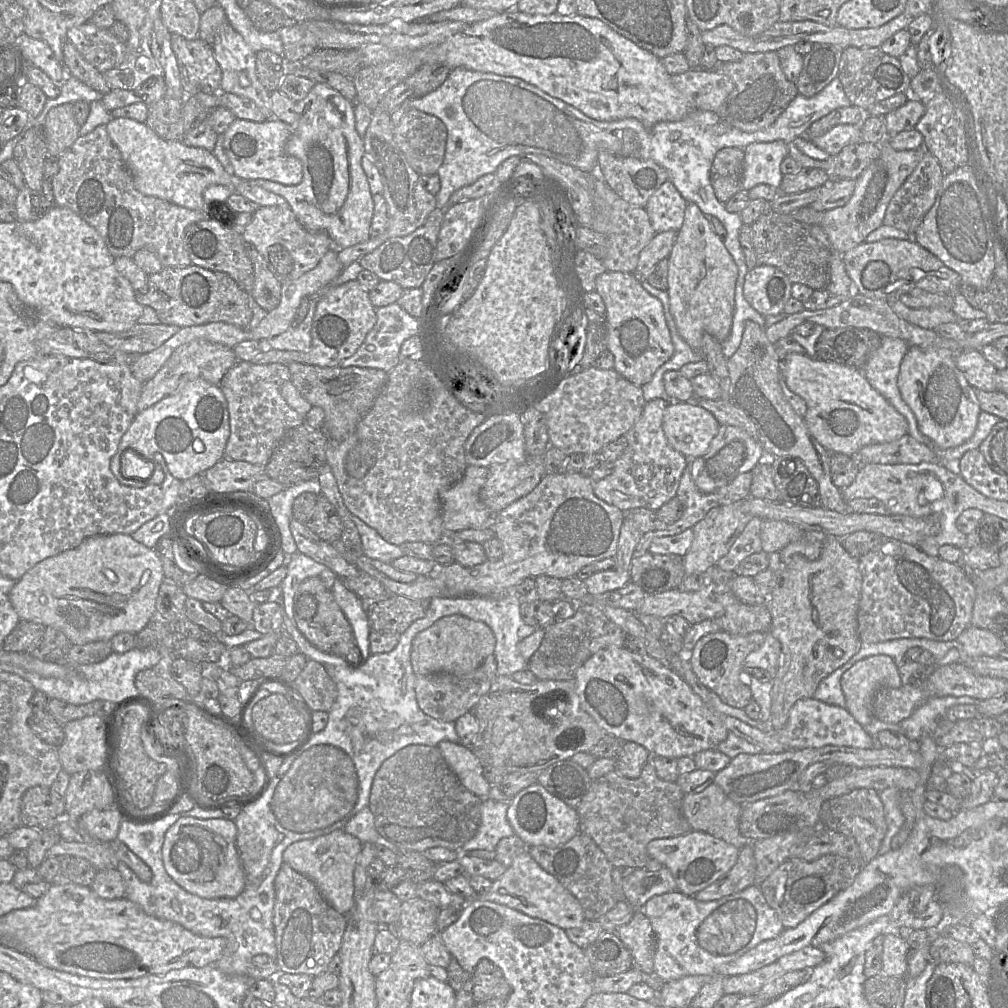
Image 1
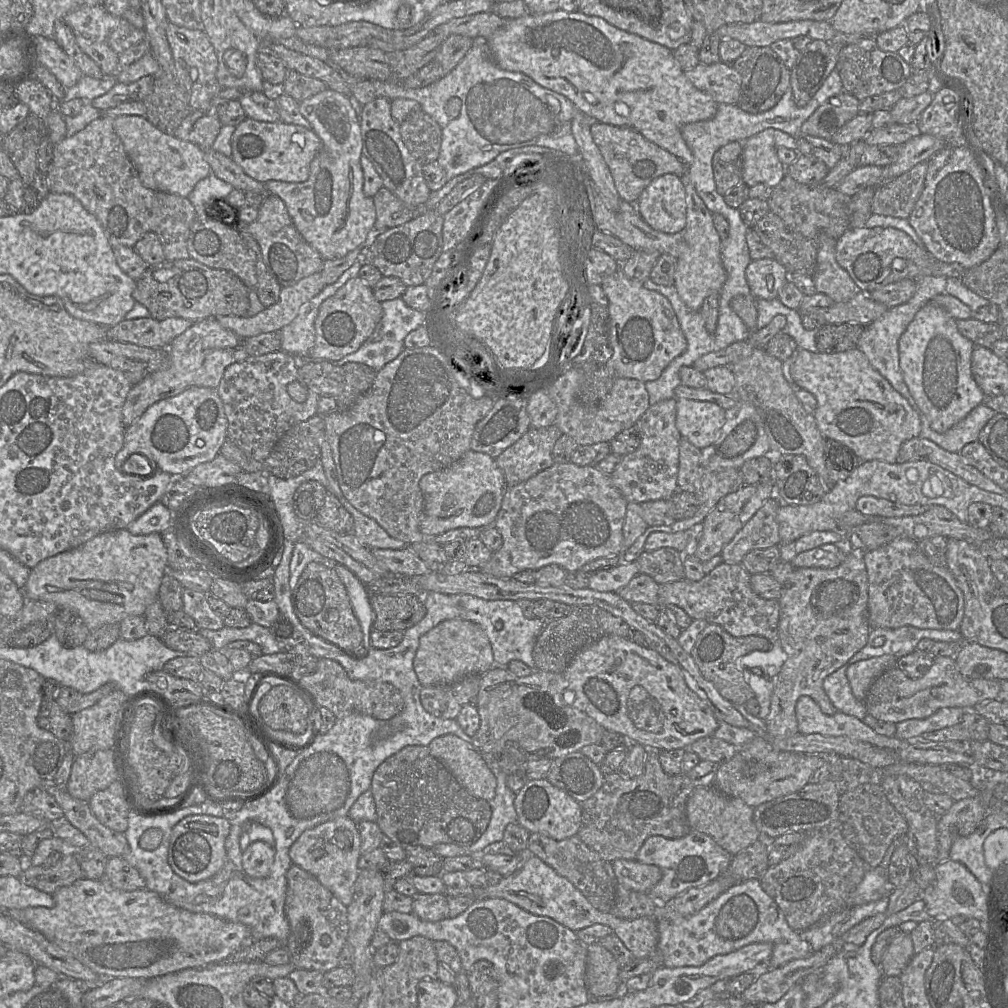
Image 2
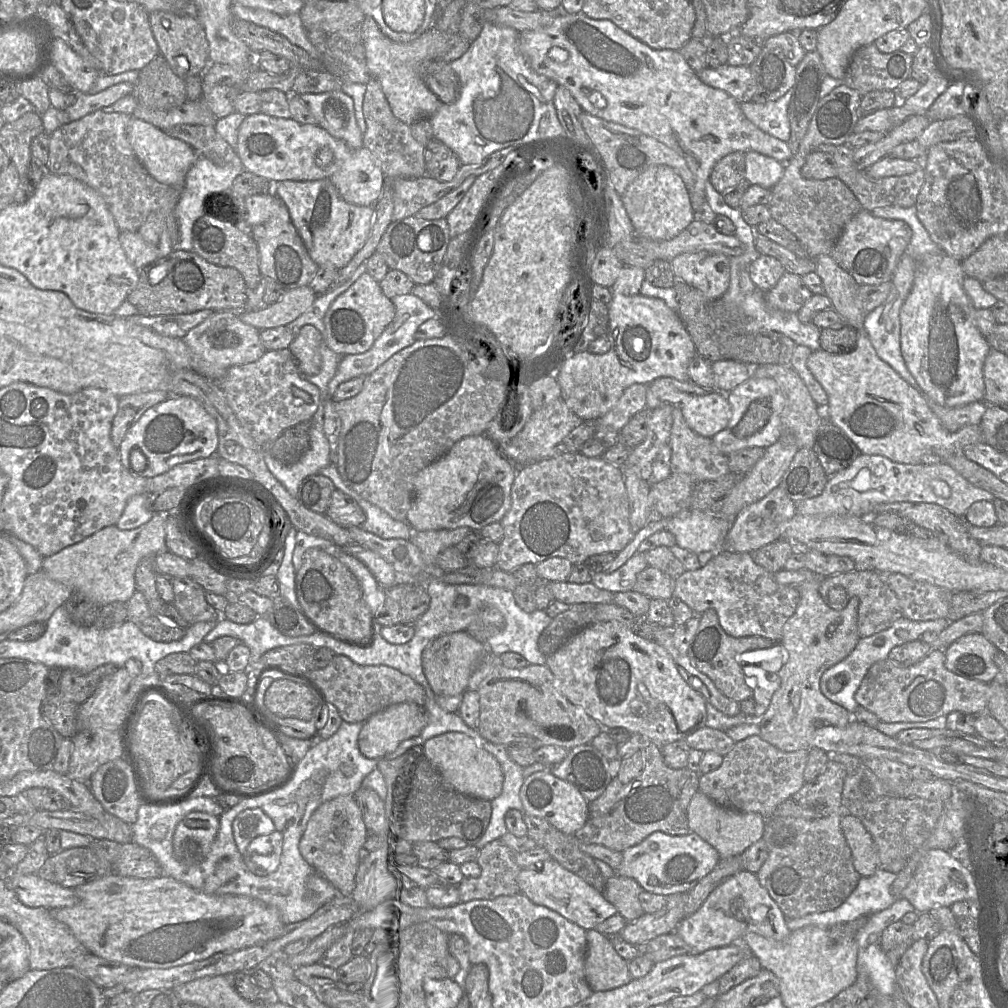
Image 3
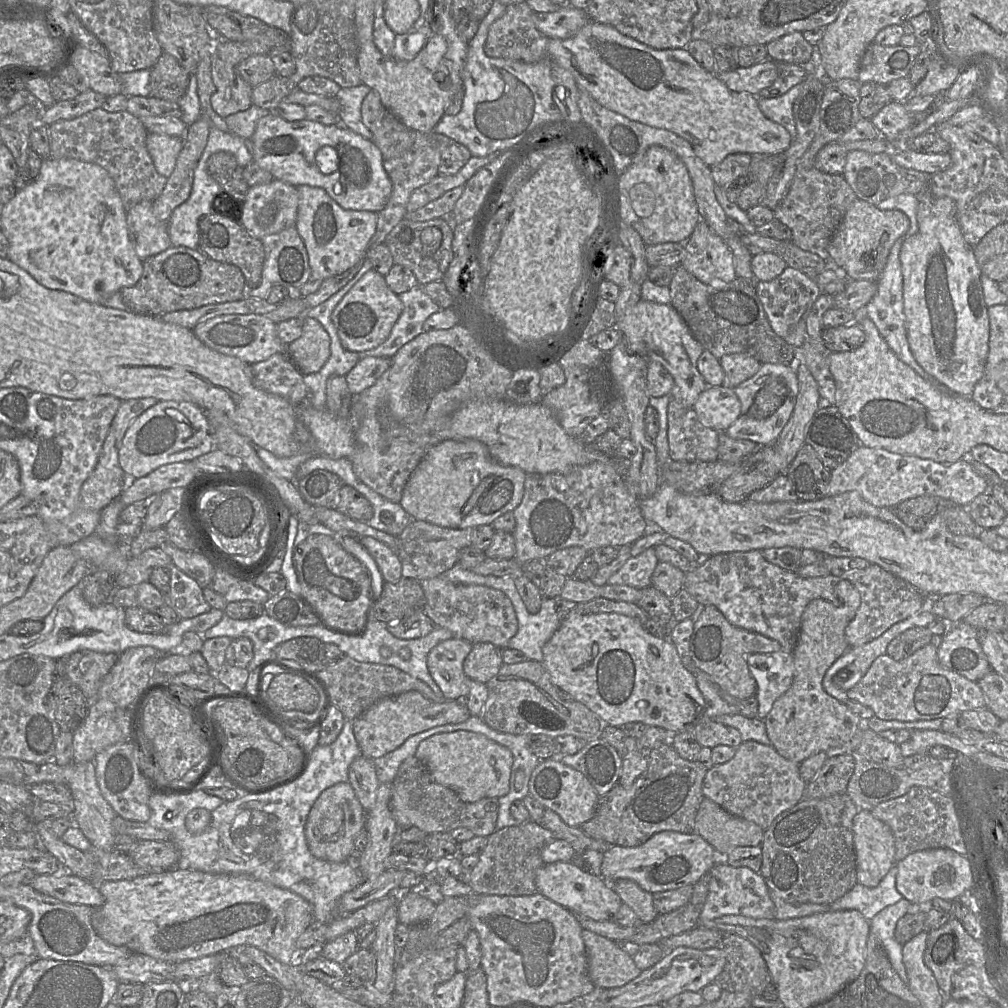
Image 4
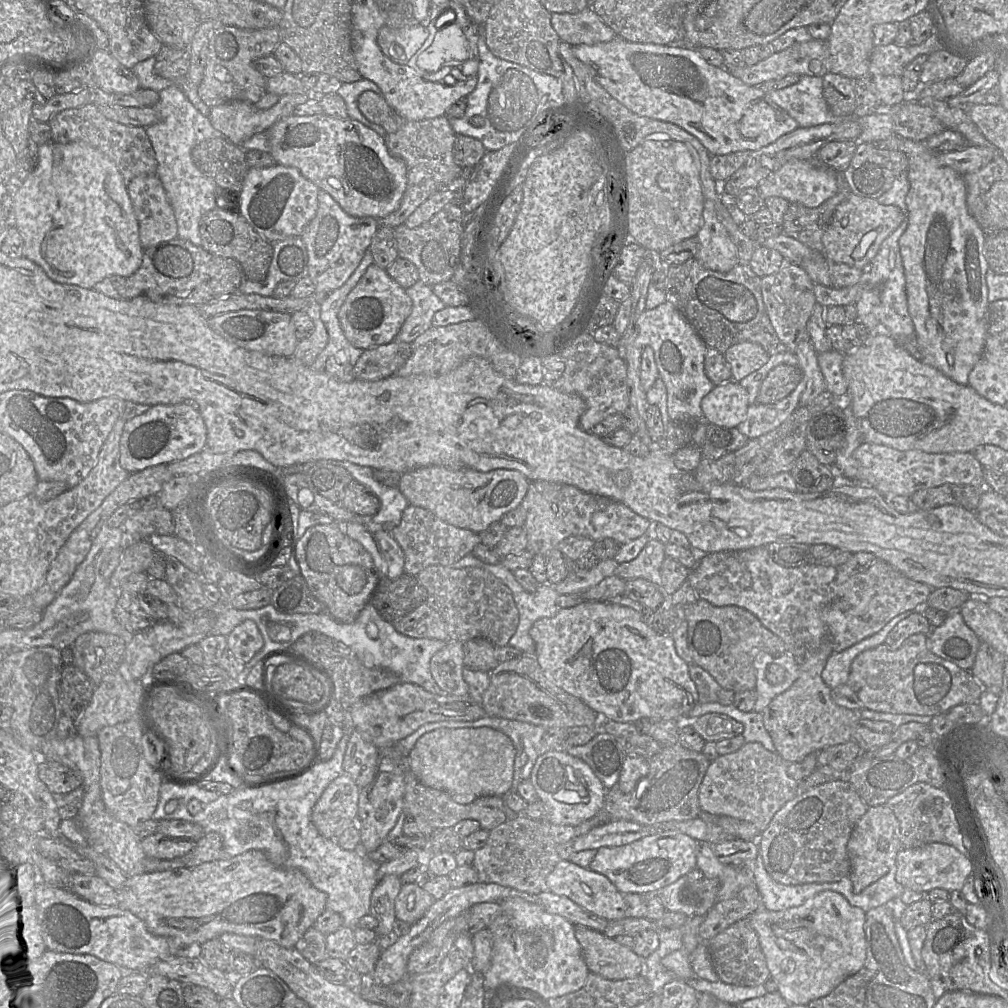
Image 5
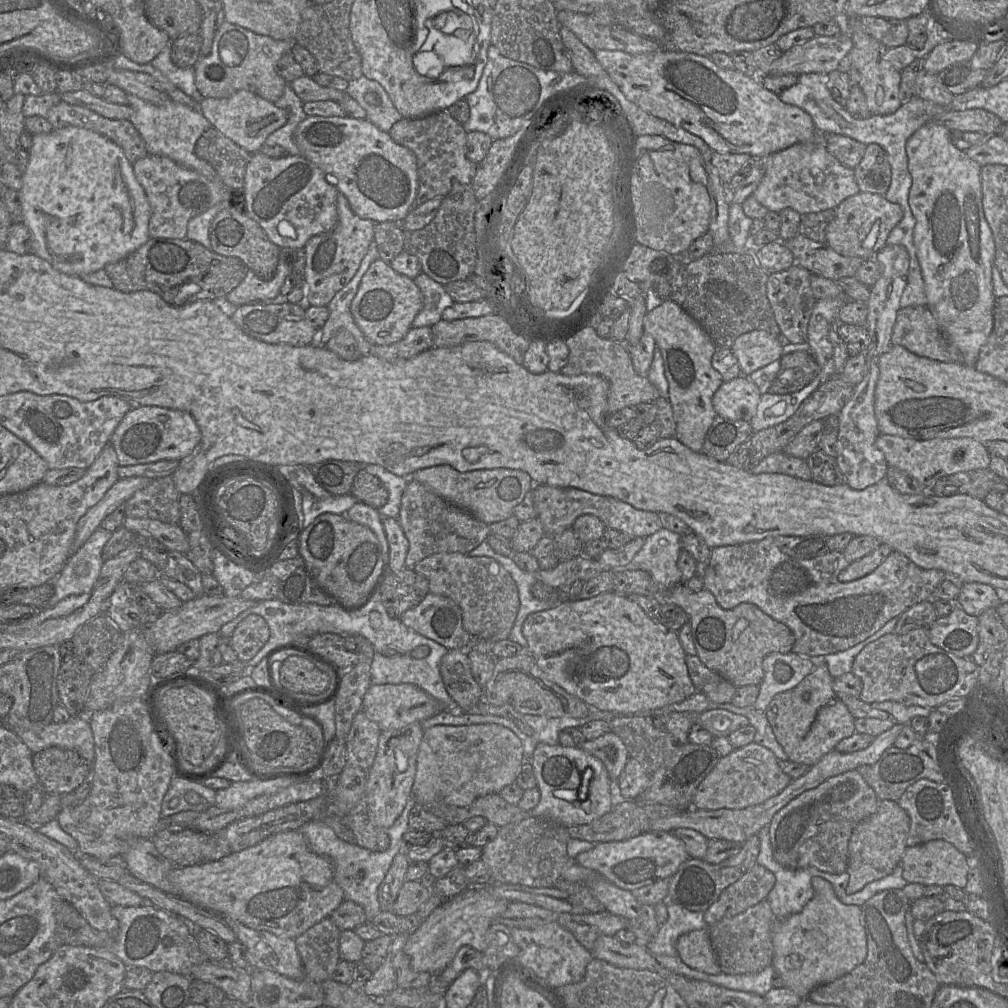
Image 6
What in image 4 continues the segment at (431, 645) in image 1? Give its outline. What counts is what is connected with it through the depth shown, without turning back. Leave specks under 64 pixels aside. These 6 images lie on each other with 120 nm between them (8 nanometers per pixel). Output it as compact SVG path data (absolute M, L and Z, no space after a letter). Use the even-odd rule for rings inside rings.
M452 637L437 644L427 656L427 668L446 700L464 700L469 693L470 679L465 675L463 663L472 649L467 640Z

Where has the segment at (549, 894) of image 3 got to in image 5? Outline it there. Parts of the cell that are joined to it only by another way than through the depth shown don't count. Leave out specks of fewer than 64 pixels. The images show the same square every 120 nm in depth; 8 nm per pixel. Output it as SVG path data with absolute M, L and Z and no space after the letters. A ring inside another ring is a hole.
M561 860L546 877L548 890L566 896L579 906L608 921L626 917L624 894L604 875L582 868L570 860Z

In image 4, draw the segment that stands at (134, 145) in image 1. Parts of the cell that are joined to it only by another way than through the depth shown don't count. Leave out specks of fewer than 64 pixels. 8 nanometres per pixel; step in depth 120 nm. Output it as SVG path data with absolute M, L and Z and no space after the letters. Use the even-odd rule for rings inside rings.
M148 133L146 147L157 172L168 178L184 145L184 138Z

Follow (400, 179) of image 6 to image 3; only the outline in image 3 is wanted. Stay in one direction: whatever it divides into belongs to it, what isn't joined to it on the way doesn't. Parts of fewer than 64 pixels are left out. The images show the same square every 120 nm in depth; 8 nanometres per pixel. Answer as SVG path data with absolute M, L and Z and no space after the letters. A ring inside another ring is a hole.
M263 113L247 116L238 130L236 153L245 170L271 183L328 178L340 196L355 205L373 206L385 183L385 175L368 148L351 149L319 125L301 124L292 118L277 118Z

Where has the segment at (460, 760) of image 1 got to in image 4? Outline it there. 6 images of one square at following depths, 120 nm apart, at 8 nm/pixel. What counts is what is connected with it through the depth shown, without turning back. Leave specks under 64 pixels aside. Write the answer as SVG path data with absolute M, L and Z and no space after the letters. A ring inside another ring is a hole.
M465 730L435 734L420 742L415 756L426 765L437 783L454 790L464 802L476 802L482 798L500 798L509 792L513 755L507 747L483 734Z

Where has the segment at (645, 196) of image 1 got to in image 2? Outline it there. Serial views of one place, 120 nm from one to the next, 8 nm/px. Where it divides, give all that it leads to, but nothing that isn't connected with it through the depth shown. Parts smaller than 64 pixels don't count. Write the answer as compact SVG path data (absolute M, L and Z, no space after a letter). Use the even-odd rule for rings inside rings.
M595 121L590 132L611 172L619 196L628 203L636 203L643 190L655 178L667 173L681 178L686 171L685 165L677 157L632 128Z

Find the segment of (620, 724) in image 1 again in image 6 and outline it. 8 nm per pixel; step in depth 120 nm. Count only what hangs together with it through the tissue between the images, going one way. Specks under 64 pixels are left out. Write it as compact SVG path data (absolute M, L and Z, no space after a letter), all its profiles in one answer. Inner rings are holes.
M604 592L589 599L561 600L551 609L528 615L522 625L522 634L527 641L525 651L534 658L537 666L551 681L587 705L593 705L602 711L616 713L616 716L635 716L641 711L662 709L670 704L682 702L696 692L688 674L686 654L680 643L678 632L666 629L657 620L651 619L636 602L630 600L626 595Z

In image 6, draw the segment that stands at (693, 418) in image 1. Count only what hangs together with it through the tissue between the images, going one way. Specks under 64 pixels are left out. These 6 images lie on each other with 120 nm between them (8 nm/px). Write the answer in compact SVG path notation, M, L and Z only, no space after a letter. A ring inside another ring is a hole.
M743 374L724 381L715 391L712 404L718 416L749 422L761 398L759 387Z

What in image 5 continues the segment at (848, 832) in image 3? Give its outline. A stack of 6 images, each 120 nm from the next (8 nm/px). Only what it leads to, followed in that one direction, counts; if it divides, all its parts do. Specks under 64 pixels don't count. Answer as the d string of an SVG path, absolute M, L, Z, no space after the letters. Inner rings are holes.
M886 804L869 807L856 822L847 844L851 863L849 877L852 881L853 892L860 894L866 887L882 878L895 865L900 850L900 825L893 811Z

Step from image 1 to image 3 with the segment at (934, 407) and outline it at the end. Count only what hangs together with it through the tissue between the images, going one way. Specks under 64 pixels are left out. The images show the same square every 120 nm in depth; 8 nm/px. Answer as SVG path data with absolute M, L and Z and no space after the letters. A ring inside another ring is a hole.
M945 252L926 255L915 272L912 289L900 309L901 354L928 401L956 408L984 401L984 361L991 350L975 321L976 308L963 288L962 262Z

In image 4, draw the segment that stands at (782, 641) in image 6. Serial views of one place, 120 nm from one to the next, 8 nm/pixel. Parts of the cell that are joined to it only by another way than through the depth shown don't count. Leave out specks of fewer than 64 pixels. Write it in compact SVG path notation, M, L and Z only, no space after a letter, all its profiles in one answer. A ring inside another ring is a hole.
M707 605L694 622L690 639L690 656L696 667L711 676L726 693L736 699L756 696L757 682L749 670L749 656L782 650L781 644L762 634L733 626L713 605Z

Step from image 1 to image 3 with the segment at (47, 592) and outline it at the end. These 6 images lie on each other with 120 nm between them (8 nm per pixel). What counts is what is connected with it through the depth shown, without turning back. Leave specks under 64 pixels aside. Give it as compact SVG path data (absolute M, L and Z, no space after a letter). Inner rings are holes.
M154 512L147 523L132 530L120 530L115 525L104 527L83 541L45 557L41 570L52 580L71 588L74 594L98 606L127 603L136 590L138 563L144 557L156 556L167 550L165 521L168 514Z

